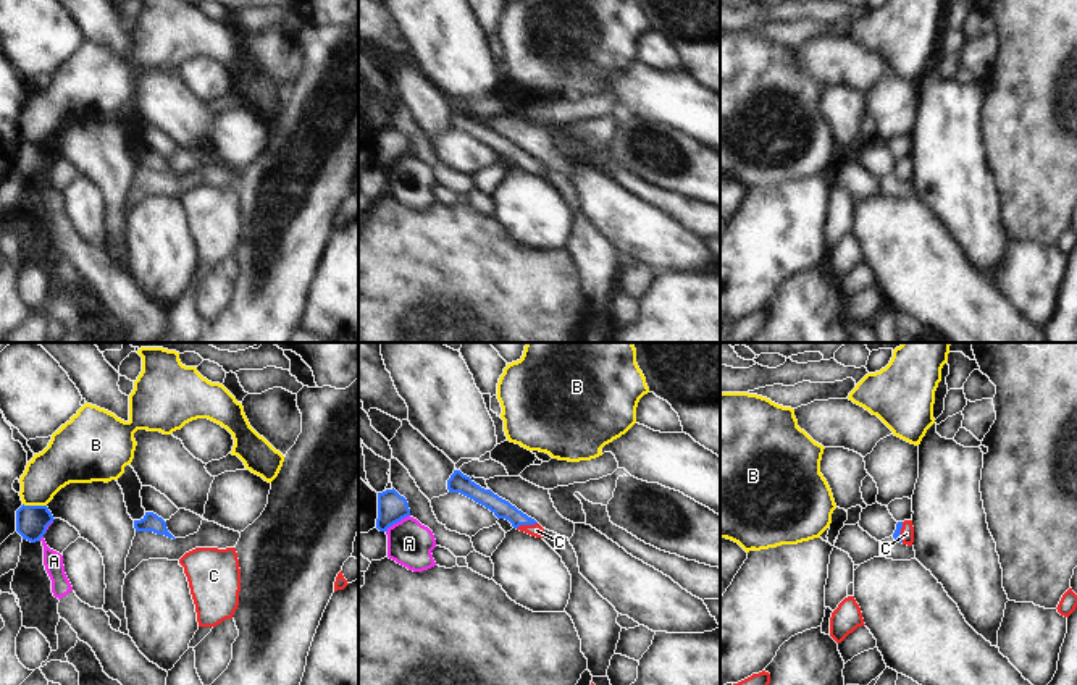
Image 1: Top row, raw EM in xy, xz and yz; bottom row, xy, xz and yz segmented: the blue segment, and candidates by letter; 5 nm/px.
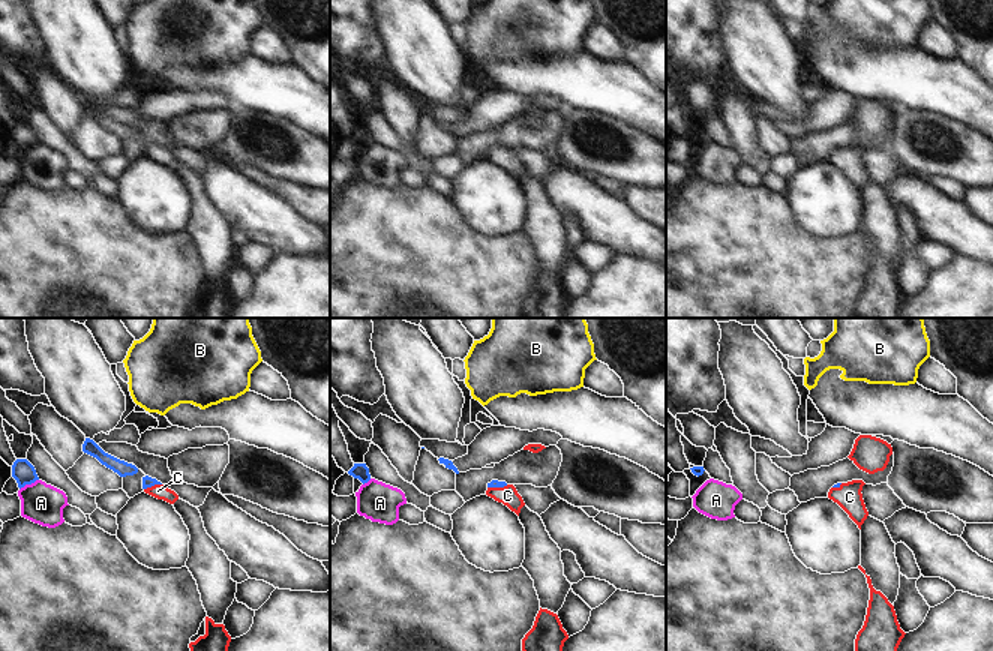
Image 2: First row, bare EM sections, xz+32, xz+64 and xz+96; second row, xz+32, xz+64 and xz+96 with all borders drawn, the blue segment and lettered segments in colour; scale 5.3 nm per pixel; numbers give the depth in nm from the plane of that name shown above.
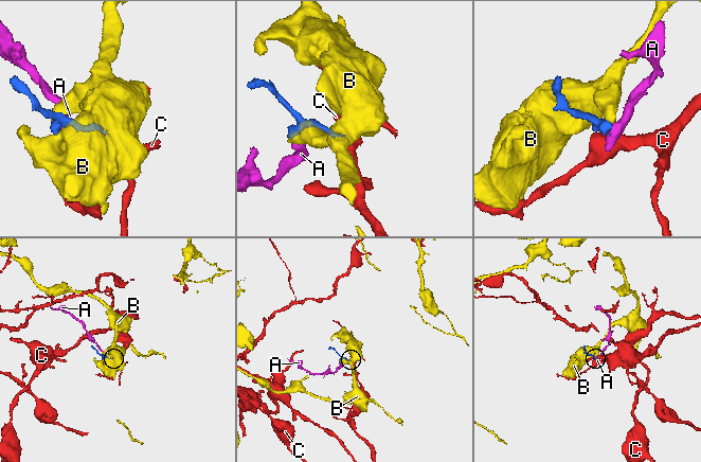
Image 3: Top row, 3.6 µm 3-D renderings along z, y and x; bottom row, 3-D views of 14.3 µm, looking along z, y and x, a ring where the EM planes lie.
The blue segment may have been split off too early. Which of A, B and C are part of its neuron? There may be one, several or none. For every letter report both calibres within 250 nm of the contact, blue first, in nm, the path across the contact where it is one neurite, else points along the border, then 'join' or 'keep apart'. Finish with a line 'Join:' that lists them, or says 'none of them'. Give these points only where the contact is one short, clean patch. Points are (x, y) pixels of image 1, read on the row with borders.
A: 150/220 nm | along xz (409, 514), (394, 522), (386, 532) | keep apart
B: 160/220 nm | along xy (23, 503), (46, 506) | keep apart
C: 100/70 nm | across xz (502, 509), (527, 524), (536, 530) | join
Join: C

